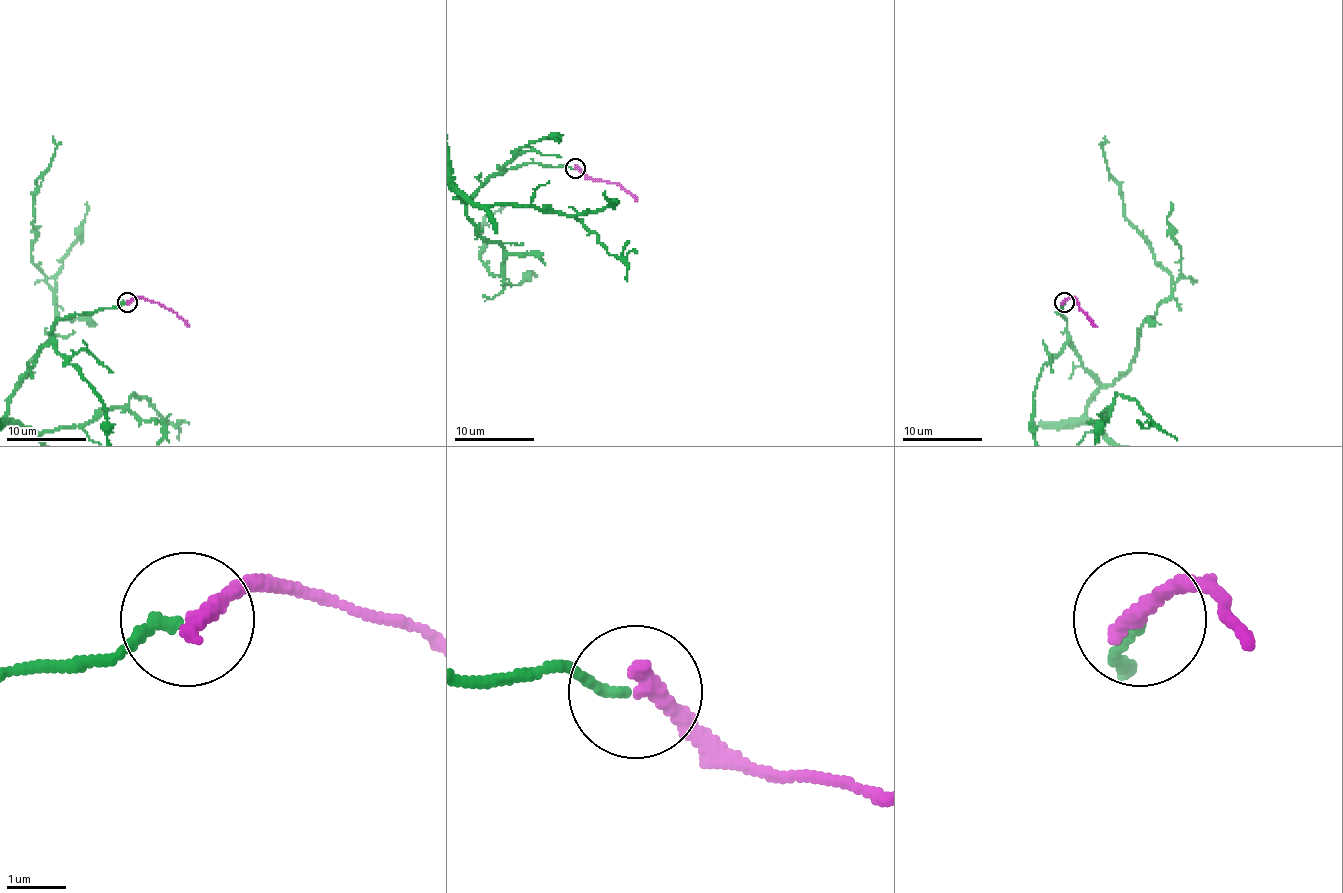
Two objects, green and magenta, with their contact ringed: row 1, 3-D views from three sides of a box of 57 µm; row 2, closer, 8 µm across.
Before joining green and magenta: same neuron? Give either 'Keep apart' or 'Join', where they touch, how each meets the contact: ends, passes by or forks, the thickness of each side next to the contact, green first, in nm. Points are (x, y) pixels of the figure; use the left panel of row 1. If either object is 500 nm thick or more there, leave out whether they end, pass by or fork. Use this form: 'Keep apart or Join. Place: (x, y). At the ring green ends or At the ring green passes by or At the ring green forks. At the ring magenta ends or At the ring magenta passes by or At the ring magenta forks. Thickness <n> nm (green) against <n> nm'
Join. Place: (127, 302). At the ring green ends. At the ring magenta ends. Thickness 180 nm (green) against 320 nm

